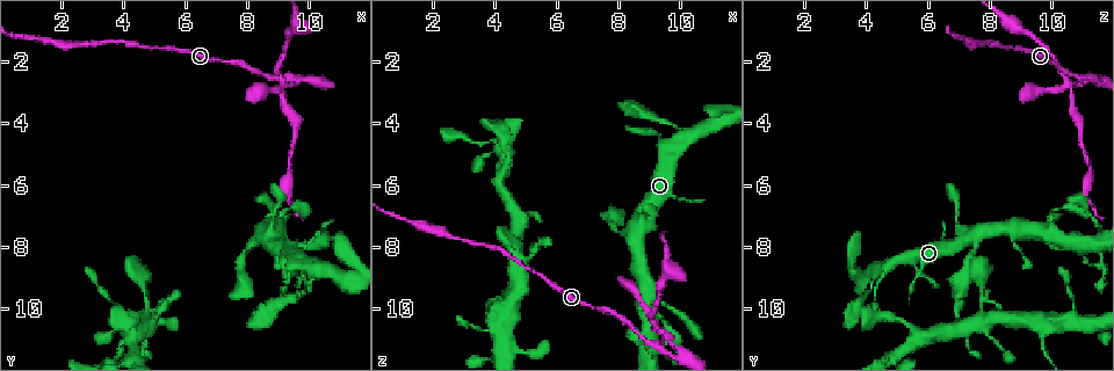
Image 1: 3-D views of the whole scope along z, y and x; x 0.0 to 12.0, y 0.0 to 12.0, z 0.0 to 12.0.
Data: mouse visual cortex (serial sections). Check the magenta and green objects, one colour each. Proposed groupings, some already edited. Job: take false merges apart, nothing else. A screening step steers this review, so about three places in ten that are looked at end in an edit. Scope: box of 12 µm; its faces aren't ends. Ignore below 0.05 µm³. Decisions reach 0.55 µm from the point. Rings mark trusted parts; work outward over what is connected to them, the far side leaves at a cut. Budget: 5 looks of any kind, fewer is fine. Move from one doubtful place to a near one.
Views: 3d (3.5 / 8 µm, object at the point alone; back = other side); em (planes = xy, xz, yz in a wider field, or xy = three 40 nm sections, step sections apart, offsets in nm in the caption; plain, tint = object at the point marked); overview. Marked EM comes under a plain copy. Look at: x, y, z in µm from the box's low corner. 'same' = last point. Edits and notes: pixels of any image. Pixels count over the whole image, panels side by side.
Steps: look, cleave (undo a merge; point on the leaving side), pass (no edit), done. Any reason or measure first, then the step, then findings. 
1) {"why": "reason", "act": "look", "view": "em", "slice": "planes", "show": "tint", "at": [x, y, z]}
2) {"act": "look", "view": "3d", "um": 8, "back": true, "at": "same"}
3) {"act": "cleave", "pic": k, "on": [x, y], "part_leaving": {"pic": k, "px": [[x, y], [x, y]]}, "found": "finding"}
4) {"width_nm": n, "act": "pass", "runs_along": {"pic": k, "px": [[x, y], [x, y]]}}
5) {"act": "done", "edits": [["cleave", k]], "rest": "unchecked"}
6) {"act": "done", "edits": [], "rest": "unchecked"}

{"why": "a narrow waist", "act": "look", "view": "3d", "um": 3.5, "back": true, "at": [8.8, 7.1, 6.9]}

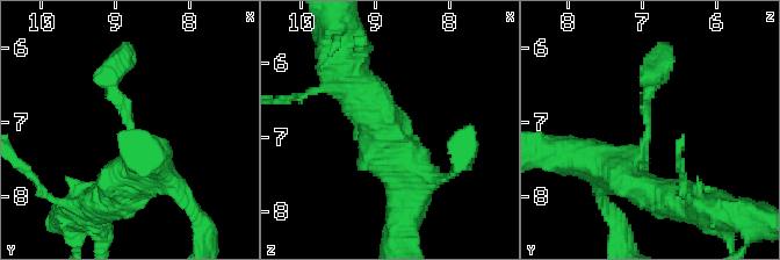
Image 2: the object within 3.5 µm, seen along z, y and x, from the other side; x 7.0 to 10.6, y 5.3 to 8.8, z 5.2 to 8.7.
{"why": "shape alone is not enough", "act": "look", "view": "em", "slice": "xy", "step": 3, "show": "tint", "at": [8.85, 7.00, 6.95]}

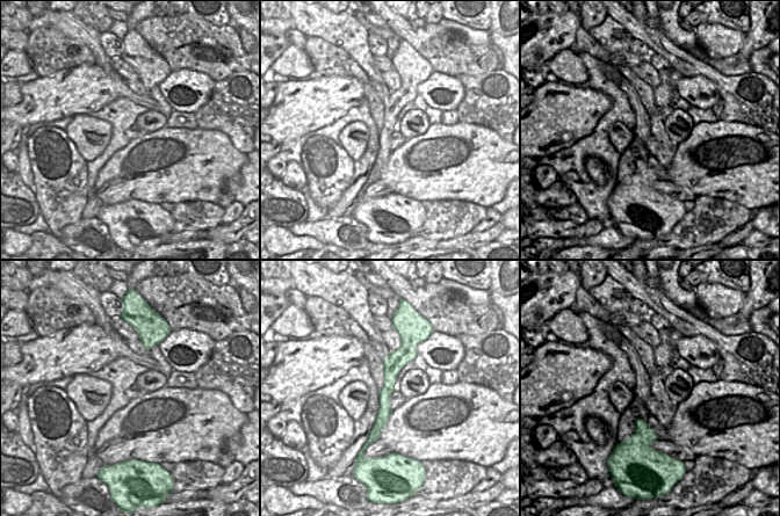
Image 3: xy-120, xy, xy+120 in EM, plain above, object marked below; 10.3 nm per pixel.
{"act": "pass", "found": "all the same cell"}

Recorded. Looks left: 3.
{"why": "arms part here", "act": "look", "view": "3d", "um": 8, "at": [9.0, 7.6, 9.6]}

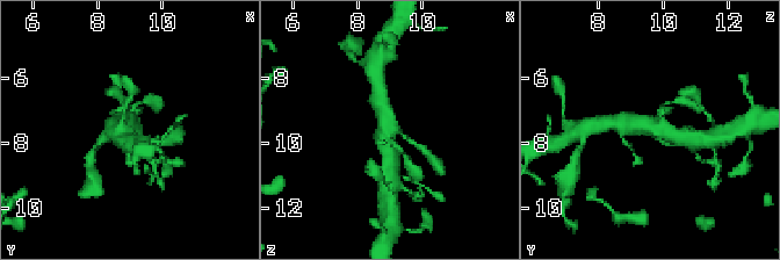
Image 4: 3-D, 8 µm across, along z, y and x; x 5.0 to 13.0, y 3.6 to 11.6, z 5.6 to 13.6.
{"why": "shape alone is not enough", "act": "look", "view": "em", "slice": "xy", "step": 3, "show": "tint", "at": [9.1, 7.6, 9.6]}

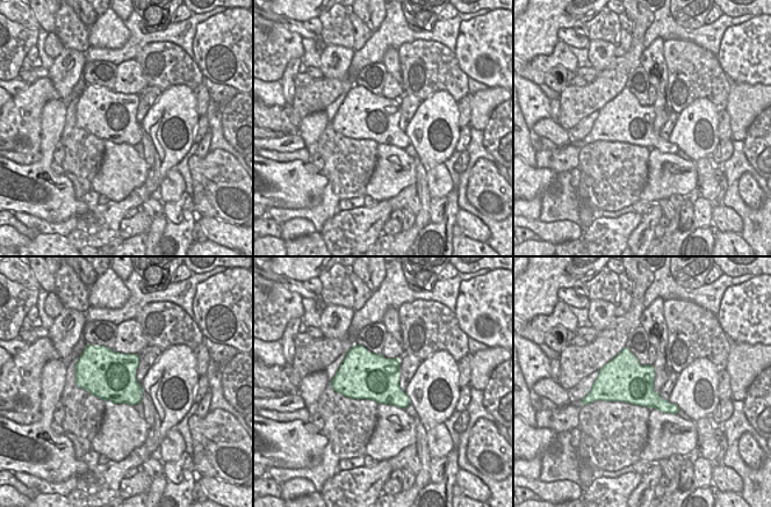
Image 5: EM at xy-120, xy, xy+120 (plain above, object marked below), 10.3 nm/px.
{"act": "pass", "runs_along": {"pic": 4, "px": [[615, 122], [643, 123], [678, 136]]}, "found": "one cell here"}

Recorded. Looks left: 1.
{"act": "done", "edits": [], "rest": "unchecked"}

